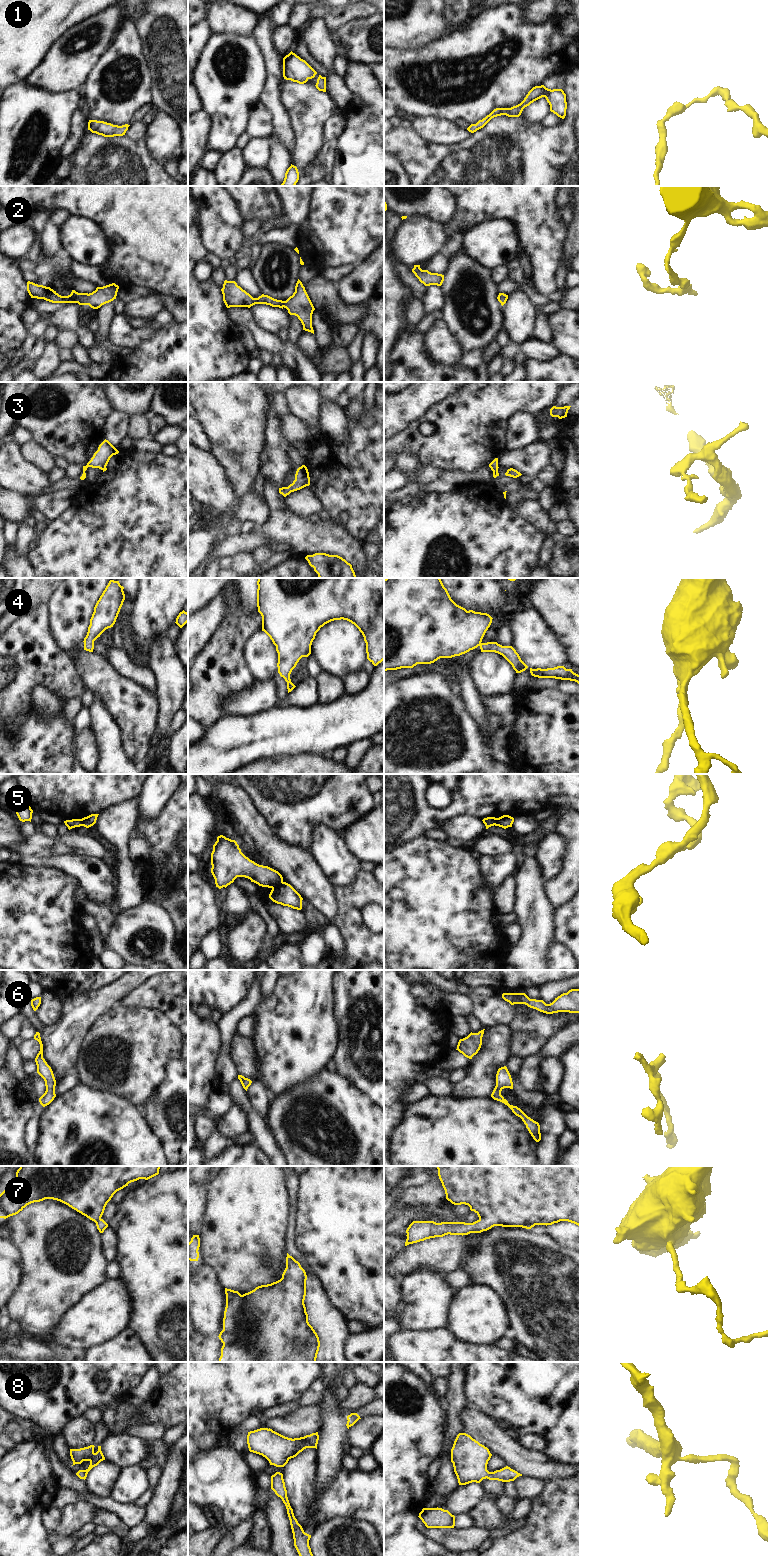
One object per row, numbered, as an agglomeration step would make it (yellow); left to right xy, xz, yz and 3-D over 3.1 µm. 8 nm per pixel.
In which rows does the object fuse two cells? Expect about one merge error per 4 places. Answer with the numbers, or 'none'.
5

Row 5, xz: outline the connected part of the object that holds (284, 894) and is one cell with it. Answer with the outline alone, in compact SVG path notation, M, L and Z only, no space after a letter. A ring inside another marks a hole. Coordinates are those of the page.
M283 882L276 888L272 888L269 898L277 904L297 910L302 909L303 898L290 884L286 882Z

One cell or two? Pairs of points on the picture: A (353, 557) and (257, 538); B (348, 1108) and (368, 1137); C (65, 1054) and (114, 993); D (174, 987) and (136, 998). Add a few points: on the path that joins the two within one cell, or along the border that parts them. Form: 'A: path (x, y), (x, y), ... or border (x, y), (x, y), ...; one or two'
A: path (329, 537), (304, 537), (300, 534), (281, 534); one
B: path (348, 1115), (361, 1130); one
C: path (66, 1038), (98, 1004); one
D: path (165, 992), (145, 995); one

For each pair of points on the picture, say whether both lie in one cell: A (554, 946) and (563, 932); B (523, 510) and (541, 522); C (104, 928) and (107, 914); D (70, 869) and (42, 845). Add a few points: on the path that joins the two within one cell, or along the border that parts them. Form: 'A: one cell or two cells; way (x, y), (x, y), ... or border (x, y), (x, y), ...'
A: two cells; border (555, 939), (569, 950)
B: one cell; way (527, 510), (537, 518)
C: one cell; way (104, 925), (104, 917)
D: two cells; border (78, 854), (62, 854), (48, 857), (31, 856)

